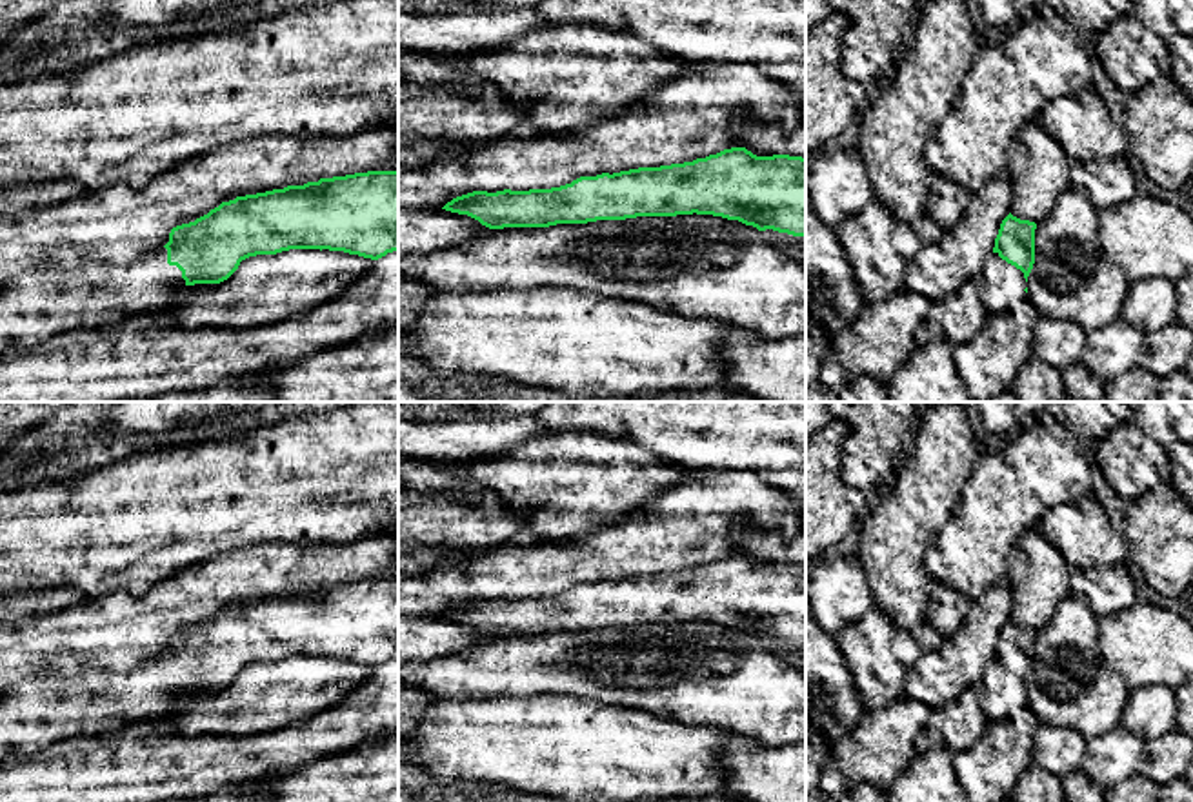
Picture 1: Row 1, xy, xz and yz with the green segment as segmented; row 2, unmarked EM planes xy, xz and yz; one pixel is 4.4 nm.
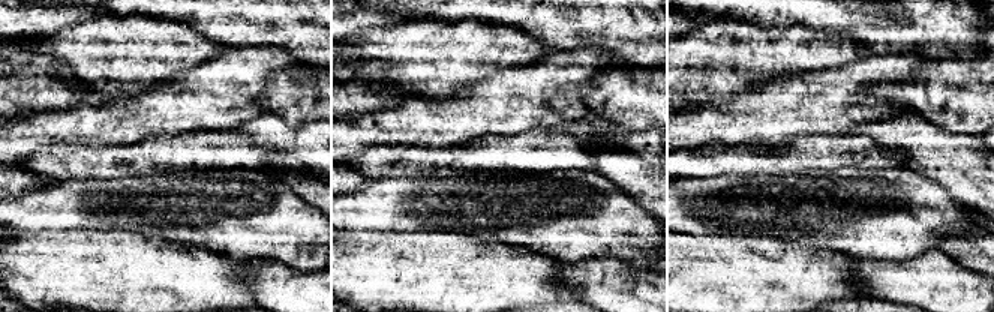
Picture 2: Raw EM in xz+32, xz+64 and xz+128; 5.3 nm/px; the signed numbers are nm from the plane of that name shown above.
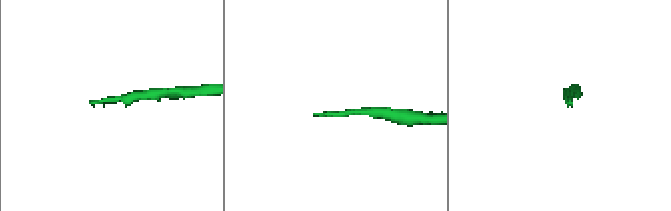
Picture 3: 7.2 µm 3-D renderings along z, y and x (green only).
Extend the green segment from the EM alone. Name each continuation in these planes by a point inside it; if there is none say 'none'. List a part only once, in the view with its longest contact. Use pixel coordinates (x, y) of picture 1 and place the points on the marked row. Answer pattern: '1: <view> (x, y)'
1: xy (35, 306)

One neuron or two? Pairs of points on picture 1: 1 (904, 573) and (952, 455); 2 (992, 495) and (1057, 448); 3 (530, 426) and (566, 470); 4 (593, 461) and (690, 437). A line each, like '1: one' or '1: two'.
1: one
2: one
3: two
4: two

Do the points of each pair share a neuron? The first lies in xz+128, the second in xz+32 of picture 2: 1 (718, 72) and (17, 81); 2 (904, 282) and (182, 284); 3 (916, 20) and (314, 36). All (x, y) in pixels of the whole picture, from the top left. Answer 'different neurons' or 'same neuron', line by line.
1: different neurons
2: different neurons
3: same neuron

